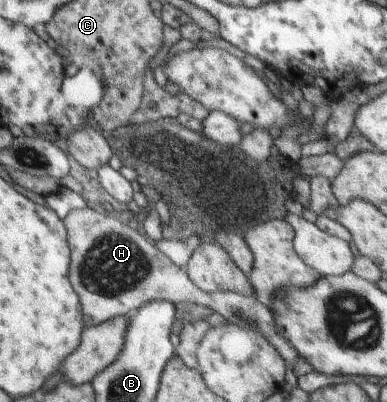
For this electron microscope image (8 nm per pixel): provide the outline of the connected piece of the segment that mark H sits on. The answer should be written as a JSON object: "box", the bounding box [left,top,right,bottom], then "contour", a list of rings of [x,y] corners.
{"box":[64,206,300,367],"contour":[[[90,206],[84,210],[72,210],[64,218],[68,244],[72,250],[70,284],[80,298],[84,324],[98,326],[116,316],[127,316],[152,300],[168,300],[174,306],[207,306],[219,319],[242,326],[250,332],[262,334],[284,358],[288,367],[296,364],[300,354],[278,332],[274,314],[256,296],[248,297],[235,292],[204,292],[190,280],[184,267],[179,267],[164,255],[143,232],[131,228],[124,221],[102,214]]]}

